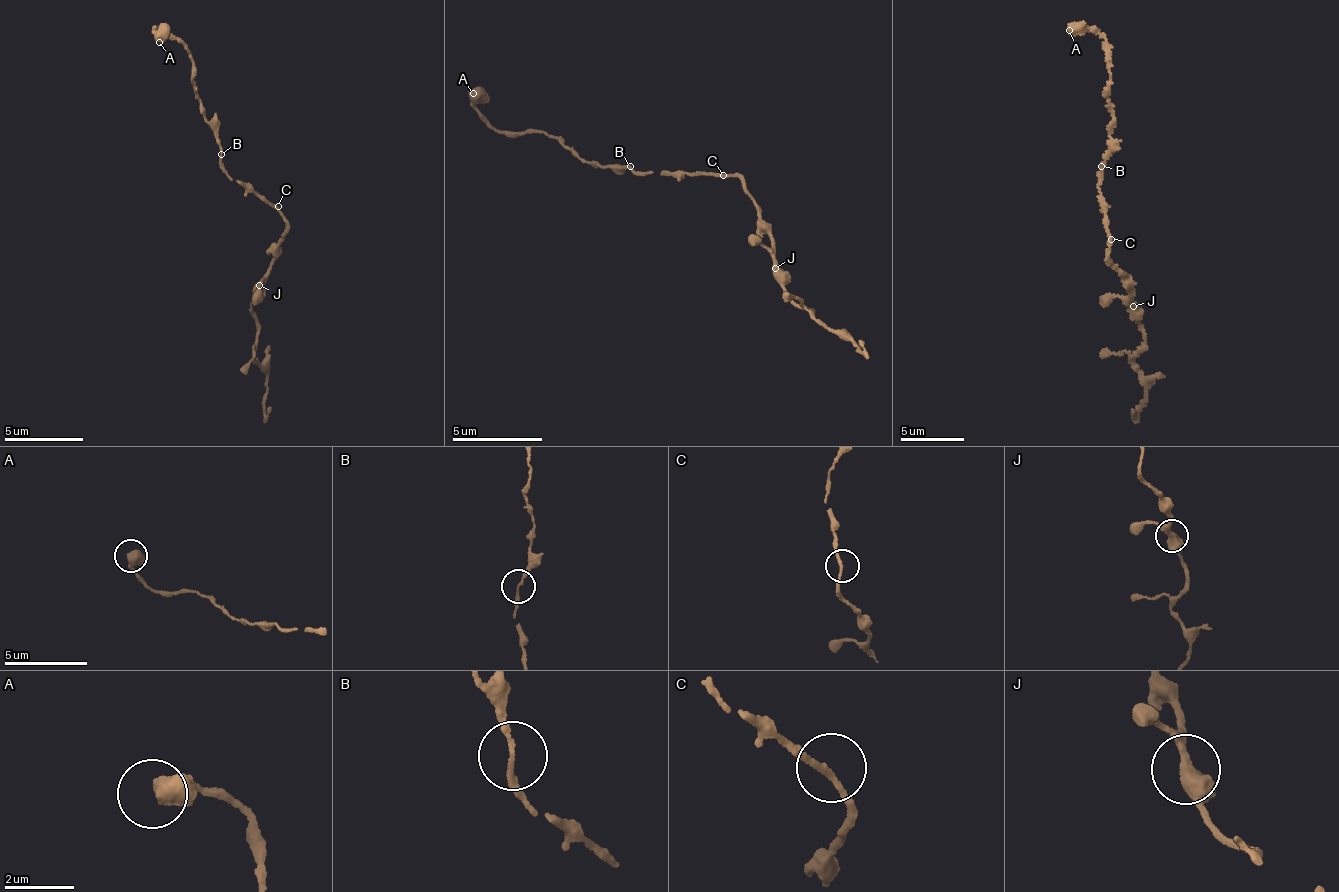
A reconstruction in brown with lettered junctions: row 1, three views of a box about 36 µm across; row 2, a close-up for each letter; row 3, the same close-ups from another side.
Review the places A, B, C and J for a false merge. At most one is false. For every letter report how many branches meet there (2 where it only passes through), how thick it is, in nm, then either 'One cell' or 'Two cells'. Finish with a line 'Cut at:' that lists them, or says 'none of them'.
A: Branches: 2. Thickness 440 nm. One cell
B: Branches: 2. Thickness 150 nm. One cell
C: Branches: 2. Thickness 160 nm. One cell
J: Branches: 2. Thickness 440 nm. One cell
Cut at: none of them

